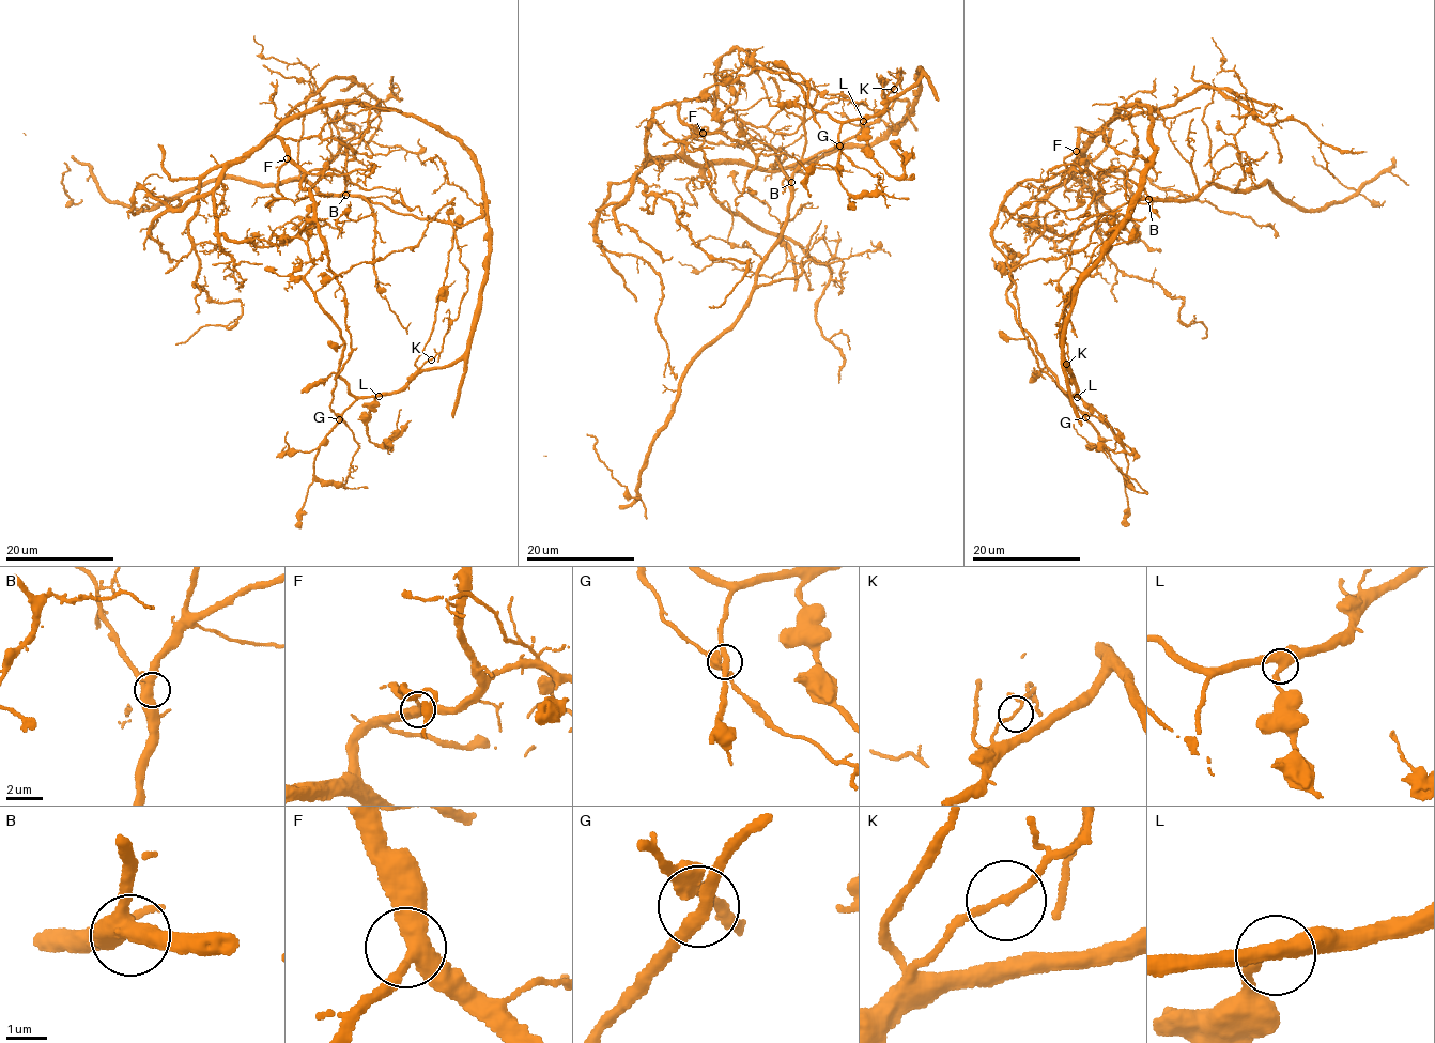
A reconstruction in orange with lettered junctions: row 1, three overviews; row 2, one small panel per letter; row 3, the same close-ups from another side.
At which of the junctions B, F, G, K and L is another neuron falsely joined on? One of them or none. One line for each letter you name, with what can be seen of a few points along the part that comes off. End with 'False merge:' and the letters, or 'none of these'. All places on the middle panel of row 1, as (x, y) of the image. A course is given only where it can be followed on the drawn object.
K: foreign part runs (894, 89), (901, 68), (880, 114), (795, 174), (639, 499), (592, 436), (543, 456)
False merge: K

